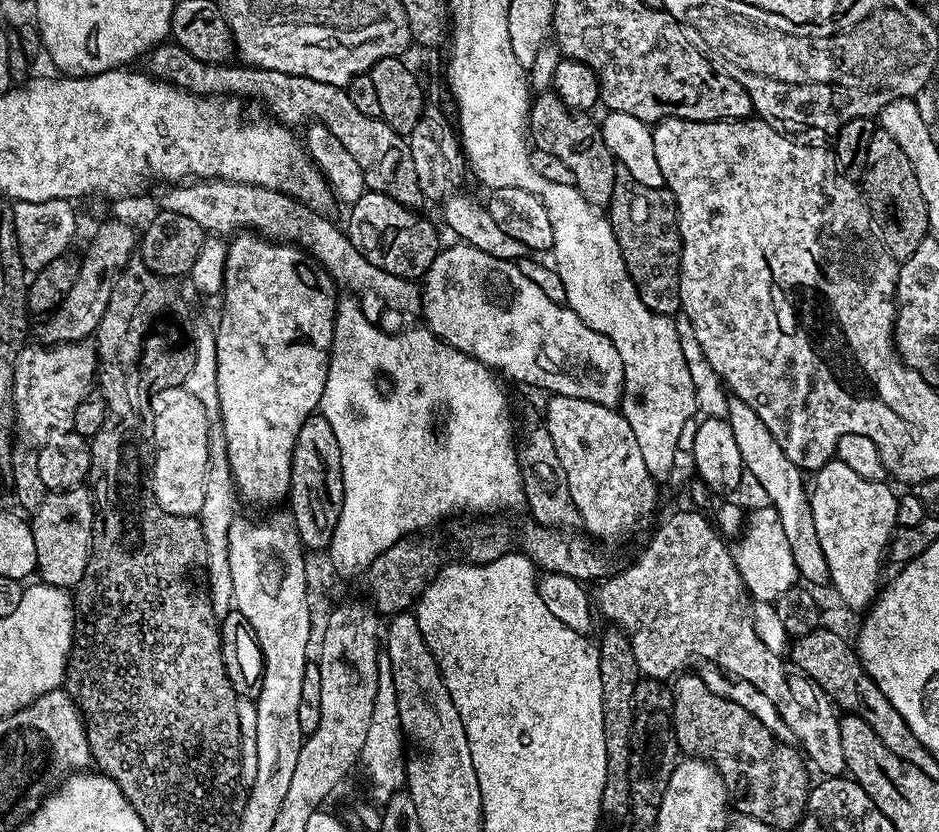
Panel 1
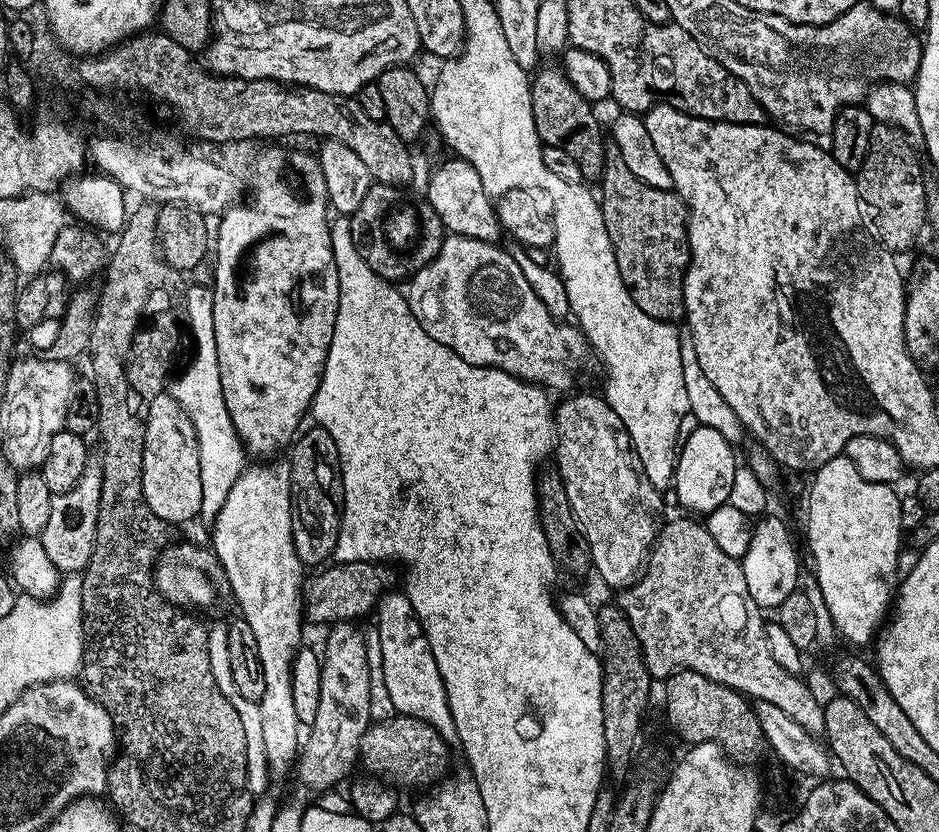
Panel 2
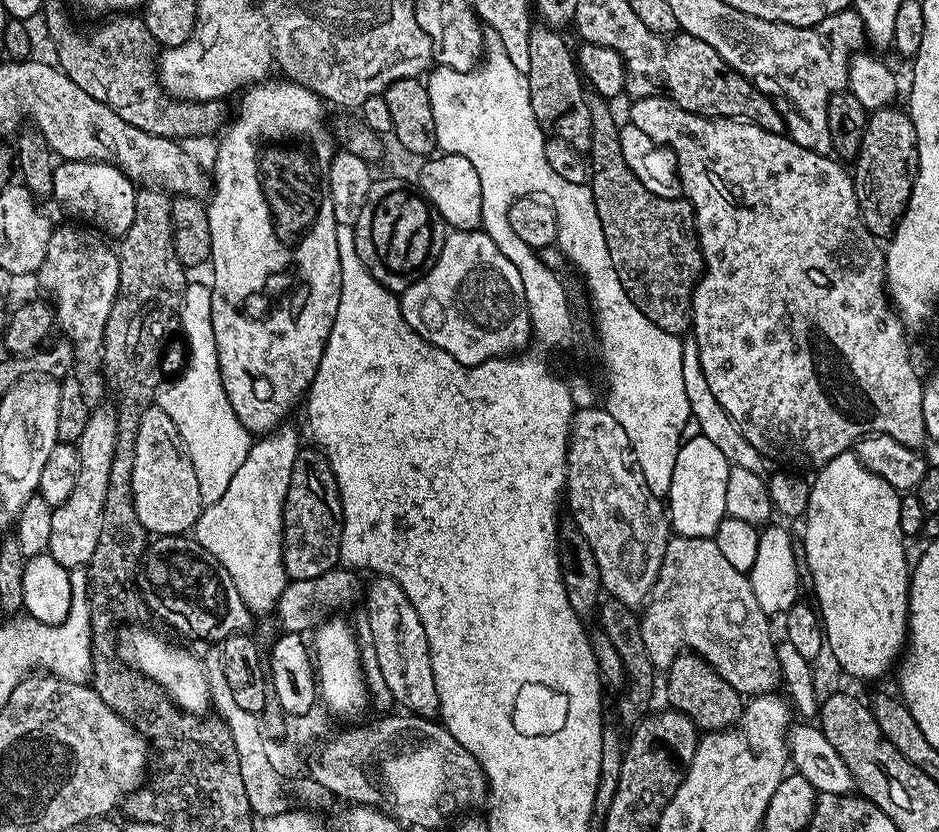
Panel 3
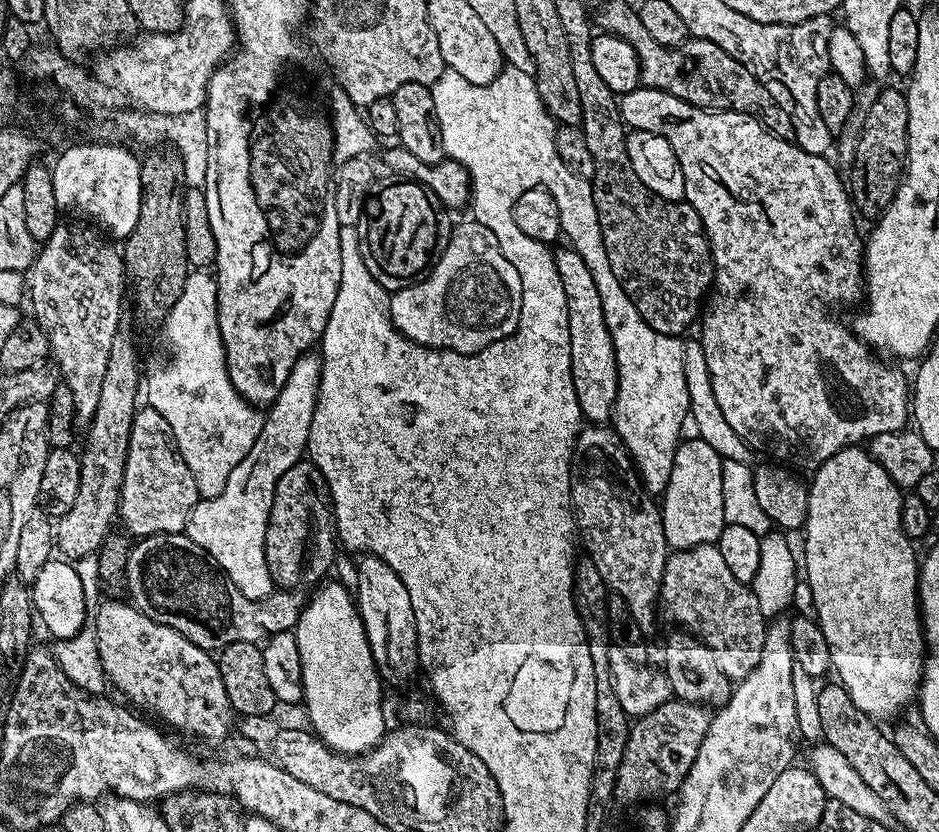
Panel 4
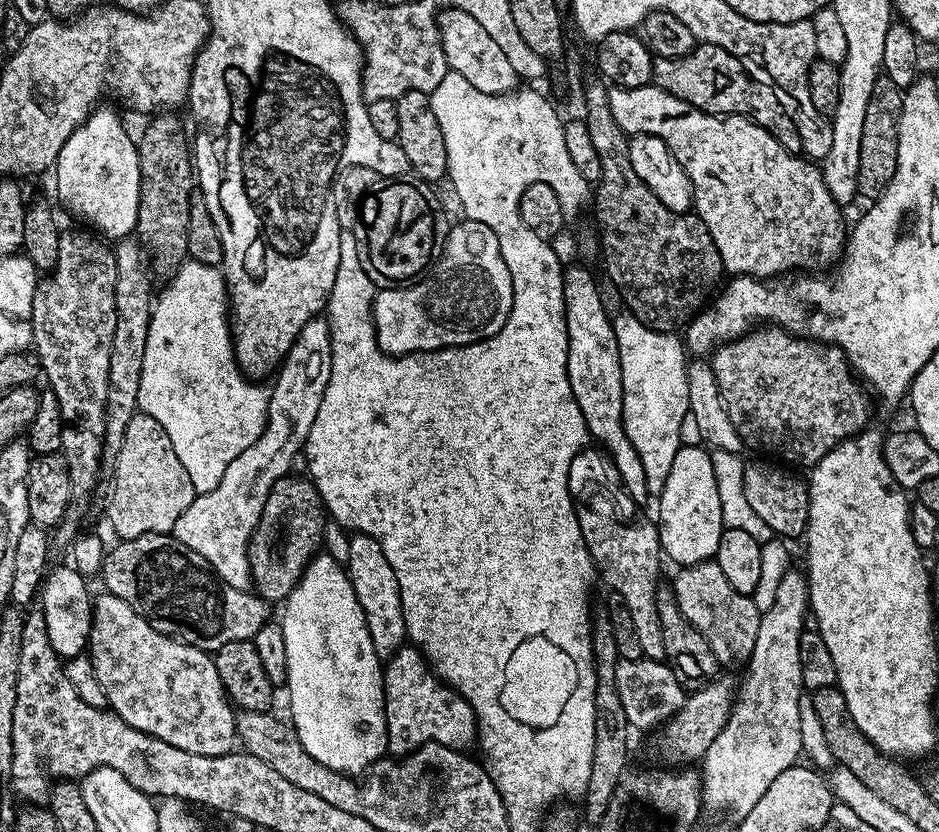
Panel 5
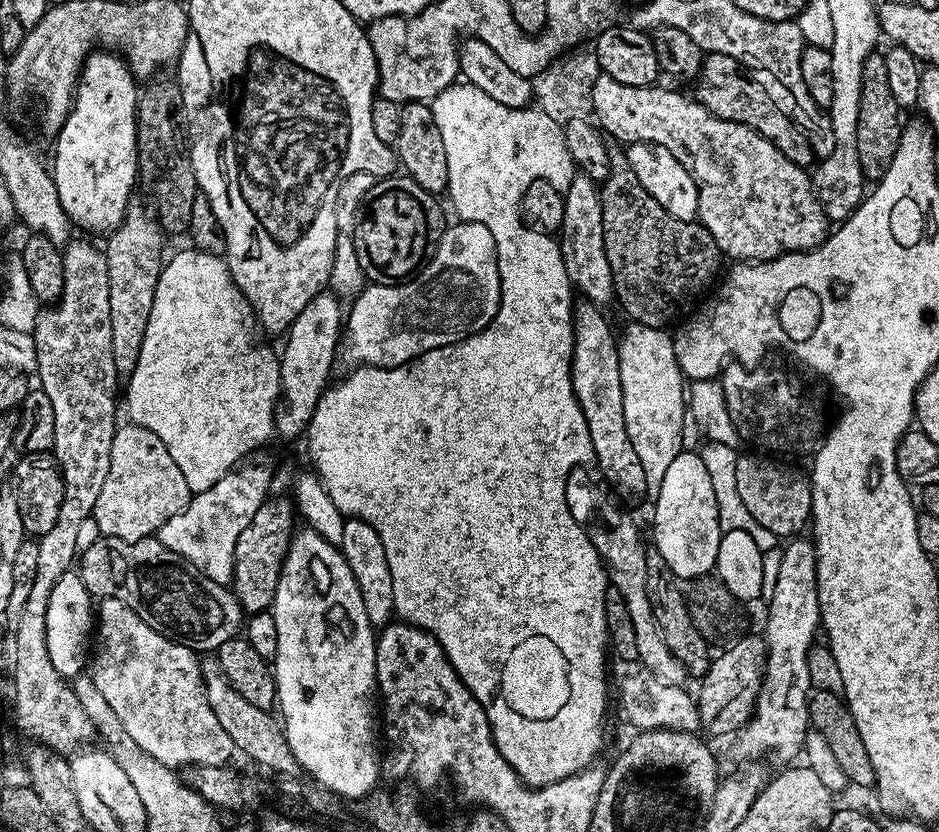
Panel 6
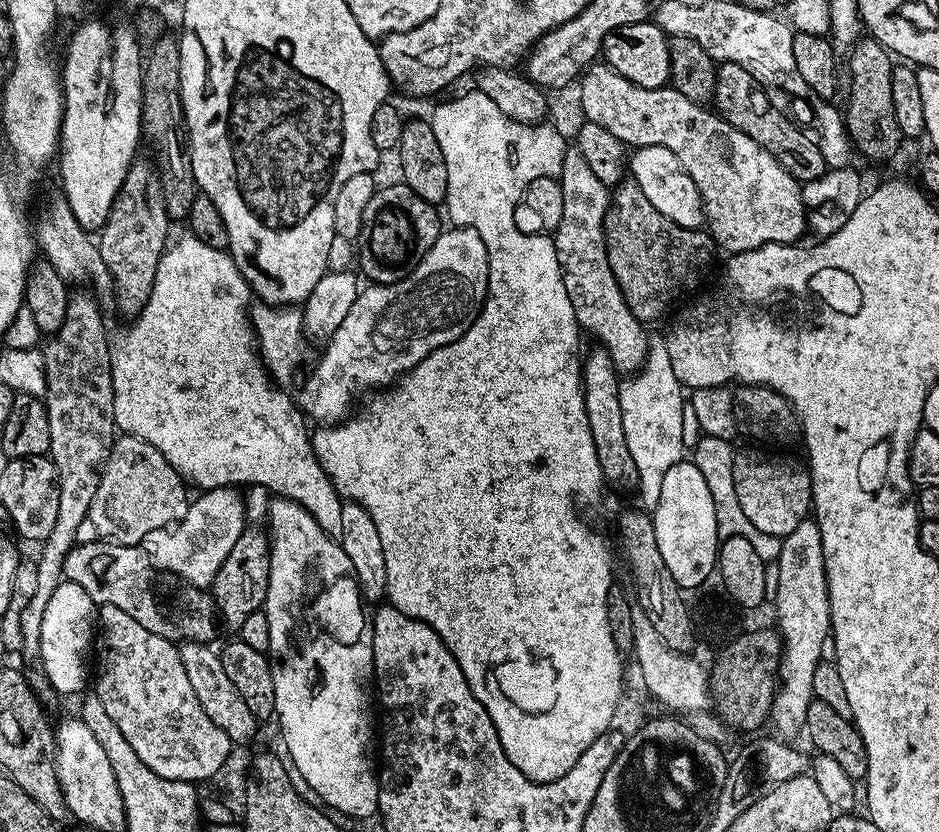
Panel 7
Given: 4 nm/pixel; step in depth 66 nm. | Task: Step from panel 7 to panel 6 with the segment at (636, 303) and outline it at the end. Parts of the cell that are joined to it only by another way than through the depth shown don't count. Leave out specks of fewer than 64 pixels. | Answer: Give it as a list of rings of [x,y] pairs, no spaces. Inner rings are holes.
[[[613,147],[608,157],[611,170],[600,186],[600,204],[603,249],[610,265],[613,295],[629,321],[665,329],[694,297],[711,289],[710,284],[717,279],[722,253],[704,224],[675,218],[654,200],[638,182],[625,149]]]

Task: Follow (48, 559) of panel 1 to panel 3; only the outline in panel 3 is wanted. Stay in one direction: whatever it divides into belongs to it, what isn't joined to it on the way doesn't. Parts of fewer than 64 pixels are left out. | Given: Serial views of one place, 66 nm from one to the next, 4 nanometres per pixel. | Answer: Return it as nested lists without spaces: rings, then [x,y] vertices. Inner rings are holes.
[[[100,404],[88,413],[88,425],[82,430],[82,438],[75,443],[78,450],[78,482],[74,494],[52,509],[50,518],[50,542],[47,555],[54,558],[66,569],[84,568],[92,563],[92,555],[102,534],[103,506],[106,505],[106,492],[109,489],[110,470],[118,458],[116,444],[121,443],[120,422],[115,407]]]

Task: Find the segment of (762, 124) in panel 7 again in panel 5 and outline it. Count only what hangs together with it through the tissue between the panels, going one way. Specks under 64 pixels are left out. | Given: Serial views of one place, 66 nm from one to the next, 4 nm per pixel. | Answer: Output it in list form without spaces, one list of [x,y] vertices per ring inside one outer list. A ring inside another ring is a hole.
[[[697,43],[690,54],[676,60],[653,59],[652,79],[655,87],[682,98],[690,106],[712,116],[746,116],[755,124],[771,132],[786,150],[802,153],[802,138],[796,129],[793,116],[782,110],[780,103],[772,96],[772,91],[759,84],[744,67],[744,63],[734,54],[722,50],[722,46]]]

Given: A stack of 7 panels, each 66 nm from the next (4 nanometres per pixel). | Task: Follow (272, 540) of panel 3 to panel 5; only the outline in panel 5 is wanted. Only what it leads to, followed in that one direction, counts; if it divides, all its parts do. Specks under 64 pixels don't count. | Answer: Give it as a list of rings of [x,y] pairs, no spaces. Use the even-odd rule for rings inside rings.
[[[327,319],[306,322],[275,373],[276,385],[270,388],[266,426],[258,442],[242,450],[242,454],[226,466],[222,482],[218,482],[214,490],[196,495],[194,502],[182,510],[182,518],[174,522],[171,535],[198,552],[205,565],[230,586],[247,589],[251,585],[248,542],[274,482],[289,475],[293,471],[292,463],[301,455],[310,426],[314,426],[314,418],[318,415],[318,406],[322,406],[322,394],[326,394],[326,382],[330,382],[331,365],[332,343]]]

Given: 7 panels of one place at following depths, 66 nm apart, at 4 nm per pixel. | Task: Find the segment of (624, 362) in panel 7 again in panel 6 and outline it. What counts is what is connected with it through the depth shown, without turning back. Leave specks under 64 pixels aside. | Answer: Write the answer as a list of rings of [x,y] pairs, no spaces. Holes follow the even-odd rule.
[[[583,174],[573,175],[567,191],[563,194],[564,213],[558,233],[558,243],[562,262],[566,266],[568,281],[573,289],[580,292],[585,301],[597,306],[613,303],[613,287],[610,265],[607,262],[606,250],[603,249],[603,218],[600,200],[600,188],[594,181]]]

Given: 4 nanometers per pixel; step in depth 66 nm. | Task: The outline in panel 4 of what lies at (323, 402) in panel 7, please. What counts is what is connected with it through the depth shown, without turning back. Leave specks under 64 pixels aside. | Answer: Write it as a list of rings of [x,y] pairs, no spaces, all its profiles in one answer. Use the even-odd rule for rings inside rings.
[[[471,218],[465,220],[465,224],[457,223],[453,227],[446,250],[427,276],[416,284],[391,293],[388,313],[392,324],[407,340],[424,344],[428,348],[443,348],[468,356],[501,340],[503,336],[515,334],[522,306],[522,278],[518,278],[518,270],[506,262],[498,246],[498,238],[490,234],[488,227]]]

